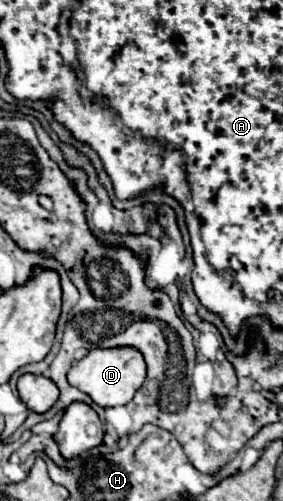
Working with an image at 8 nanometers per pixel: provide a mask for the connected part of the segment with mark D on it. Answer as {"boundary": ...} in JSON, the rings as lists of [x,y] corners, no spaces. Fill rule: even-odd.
{"boundary":[[[111,347],[111,349],[91,349],[81,361],[77,361],[67,379],[73,387],[87,393],[101,407],[117,407],[125,405],[133,399],[133,395],[141,389],[147,379],[147,365],[139,349],[135,347]]]}

